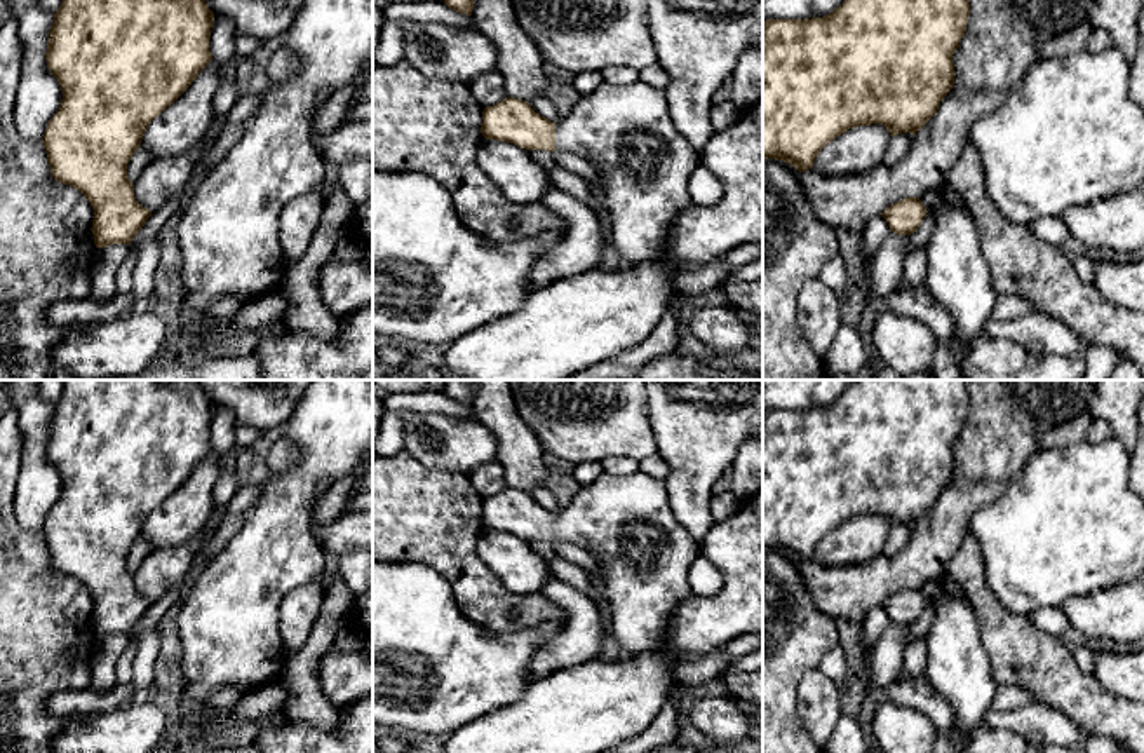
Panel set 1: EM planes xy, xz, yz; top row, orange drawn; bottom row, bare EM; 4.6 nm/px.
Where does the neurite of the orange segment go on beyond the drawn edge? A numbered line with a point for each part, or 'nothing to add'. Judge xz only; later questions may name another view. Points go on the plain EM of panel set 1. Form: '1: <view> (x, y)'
1: xz (643, 553)

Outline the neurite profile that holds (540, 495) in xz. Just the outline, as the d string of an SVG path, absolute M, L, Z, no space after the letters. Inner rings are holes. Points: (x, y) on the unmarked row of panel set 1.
M540 486L529 492L531 499L550 512L559 512L562 507L557 504L555 497L545 488Z

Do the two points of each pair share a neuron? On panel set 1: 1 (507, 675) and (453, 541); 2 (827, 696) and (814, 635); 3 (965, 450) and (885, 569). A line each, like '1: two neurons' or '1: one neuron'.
1: two neurons
2: two neurons
3: one neuron

